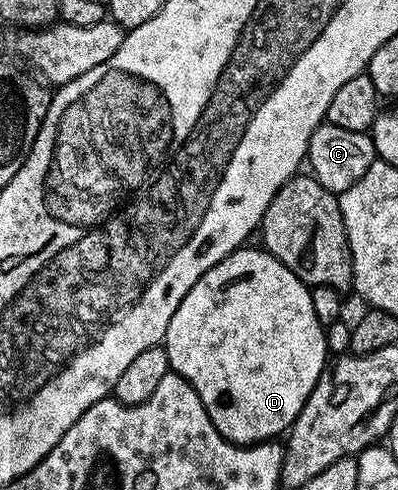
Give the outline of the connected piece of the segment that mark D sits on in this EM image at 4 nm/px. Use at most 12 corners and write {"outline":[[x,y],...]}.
{"outline":[[262,247],[169,319],[171,369],[234,445],[282,438],[329,364]]}

